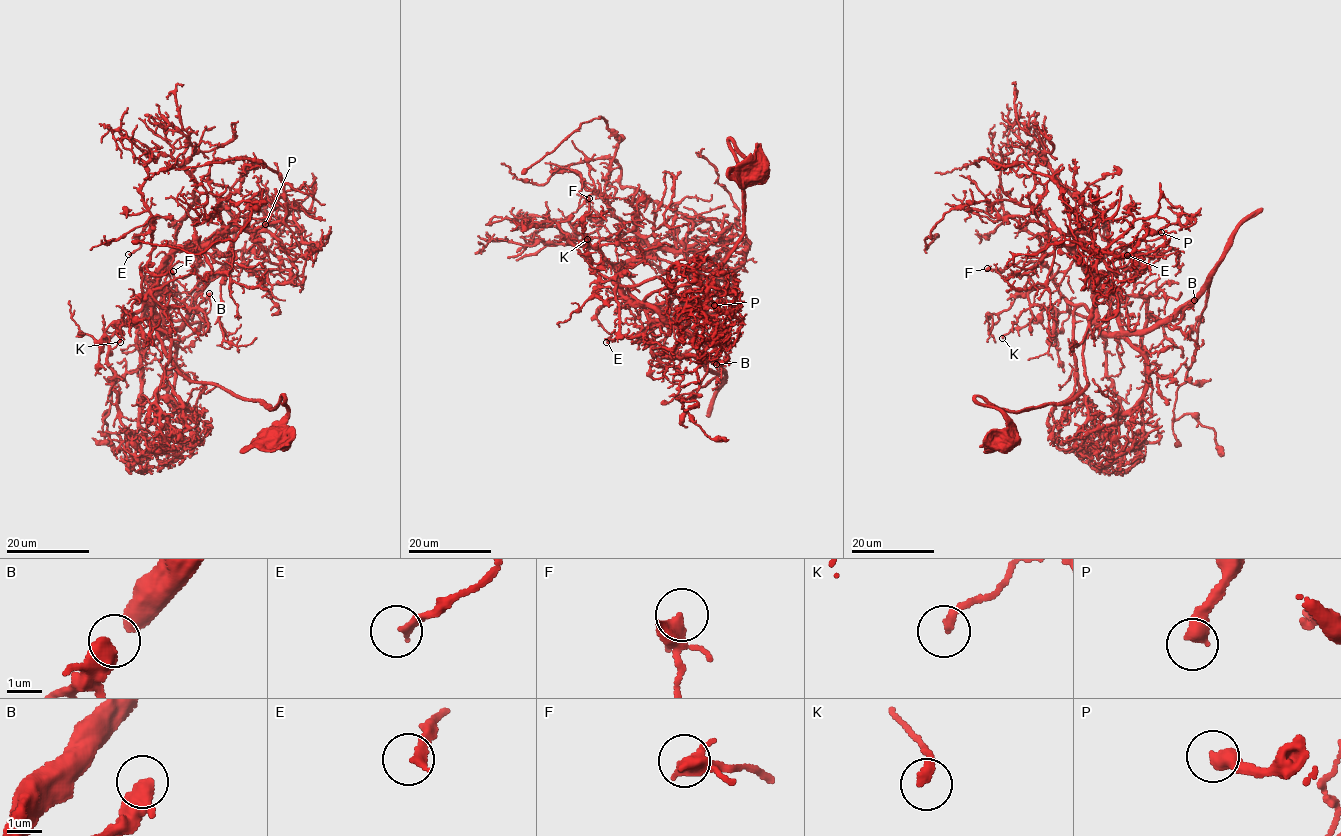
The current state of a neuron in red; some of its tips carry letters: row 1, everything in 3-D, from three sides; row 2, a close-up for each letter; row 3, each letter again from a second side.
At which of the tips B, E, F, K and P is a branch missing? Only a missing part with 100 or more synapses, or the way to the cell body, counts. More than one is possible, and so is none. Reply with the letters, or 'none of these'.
none of these

